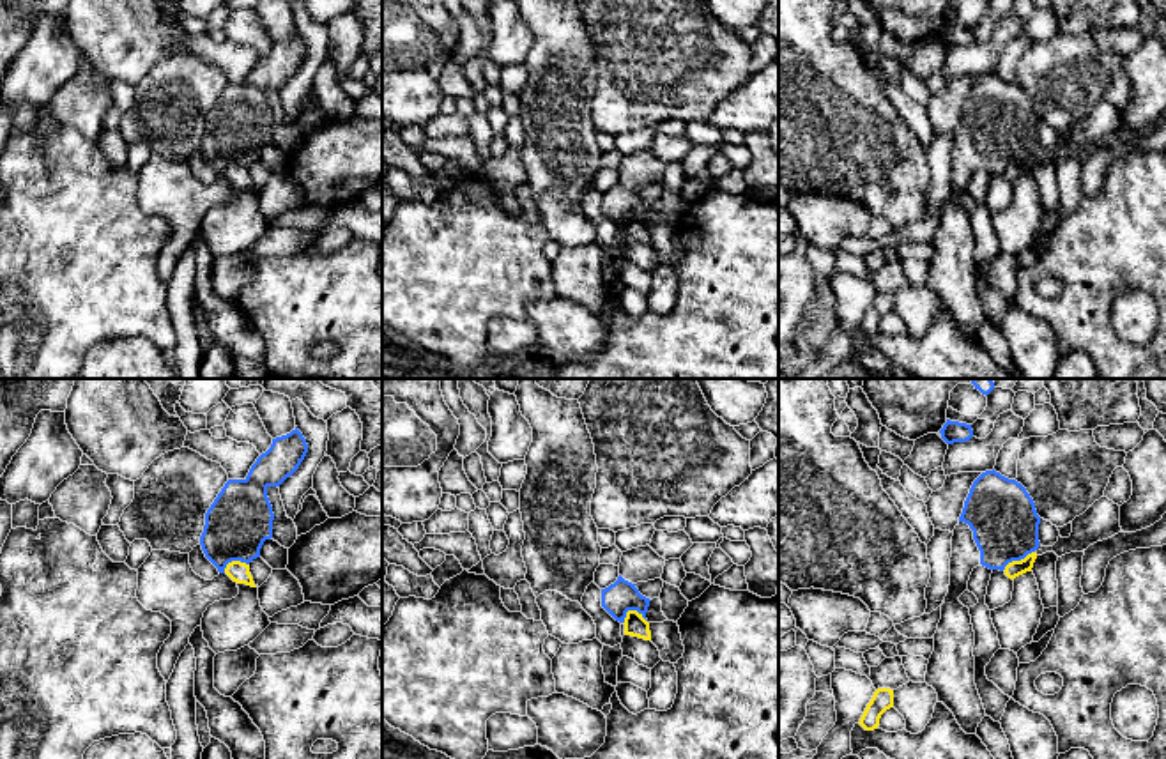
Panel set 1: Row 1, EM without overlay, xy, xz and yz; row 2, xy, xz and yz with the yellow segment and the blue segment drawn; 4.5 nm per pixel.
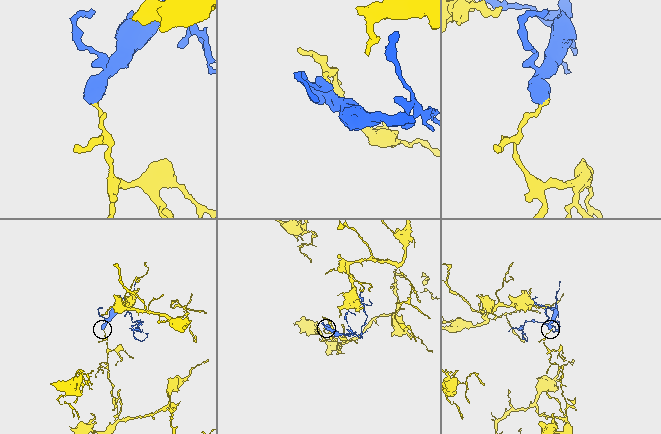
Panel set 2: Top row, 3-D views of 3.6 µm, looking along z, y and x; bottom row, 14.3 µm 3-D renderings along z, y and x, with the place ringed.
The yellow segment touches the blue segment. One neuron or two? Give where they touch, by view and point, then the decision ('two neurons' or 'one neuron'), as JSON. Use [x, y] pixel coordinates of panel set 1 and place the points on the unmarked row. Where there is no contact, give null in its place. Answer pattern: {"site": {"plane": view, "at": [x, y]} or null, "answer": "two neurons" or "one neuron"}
{"site": {"plane": "yz", "at": [1018, 165]}, "answer": "two neurons"}

